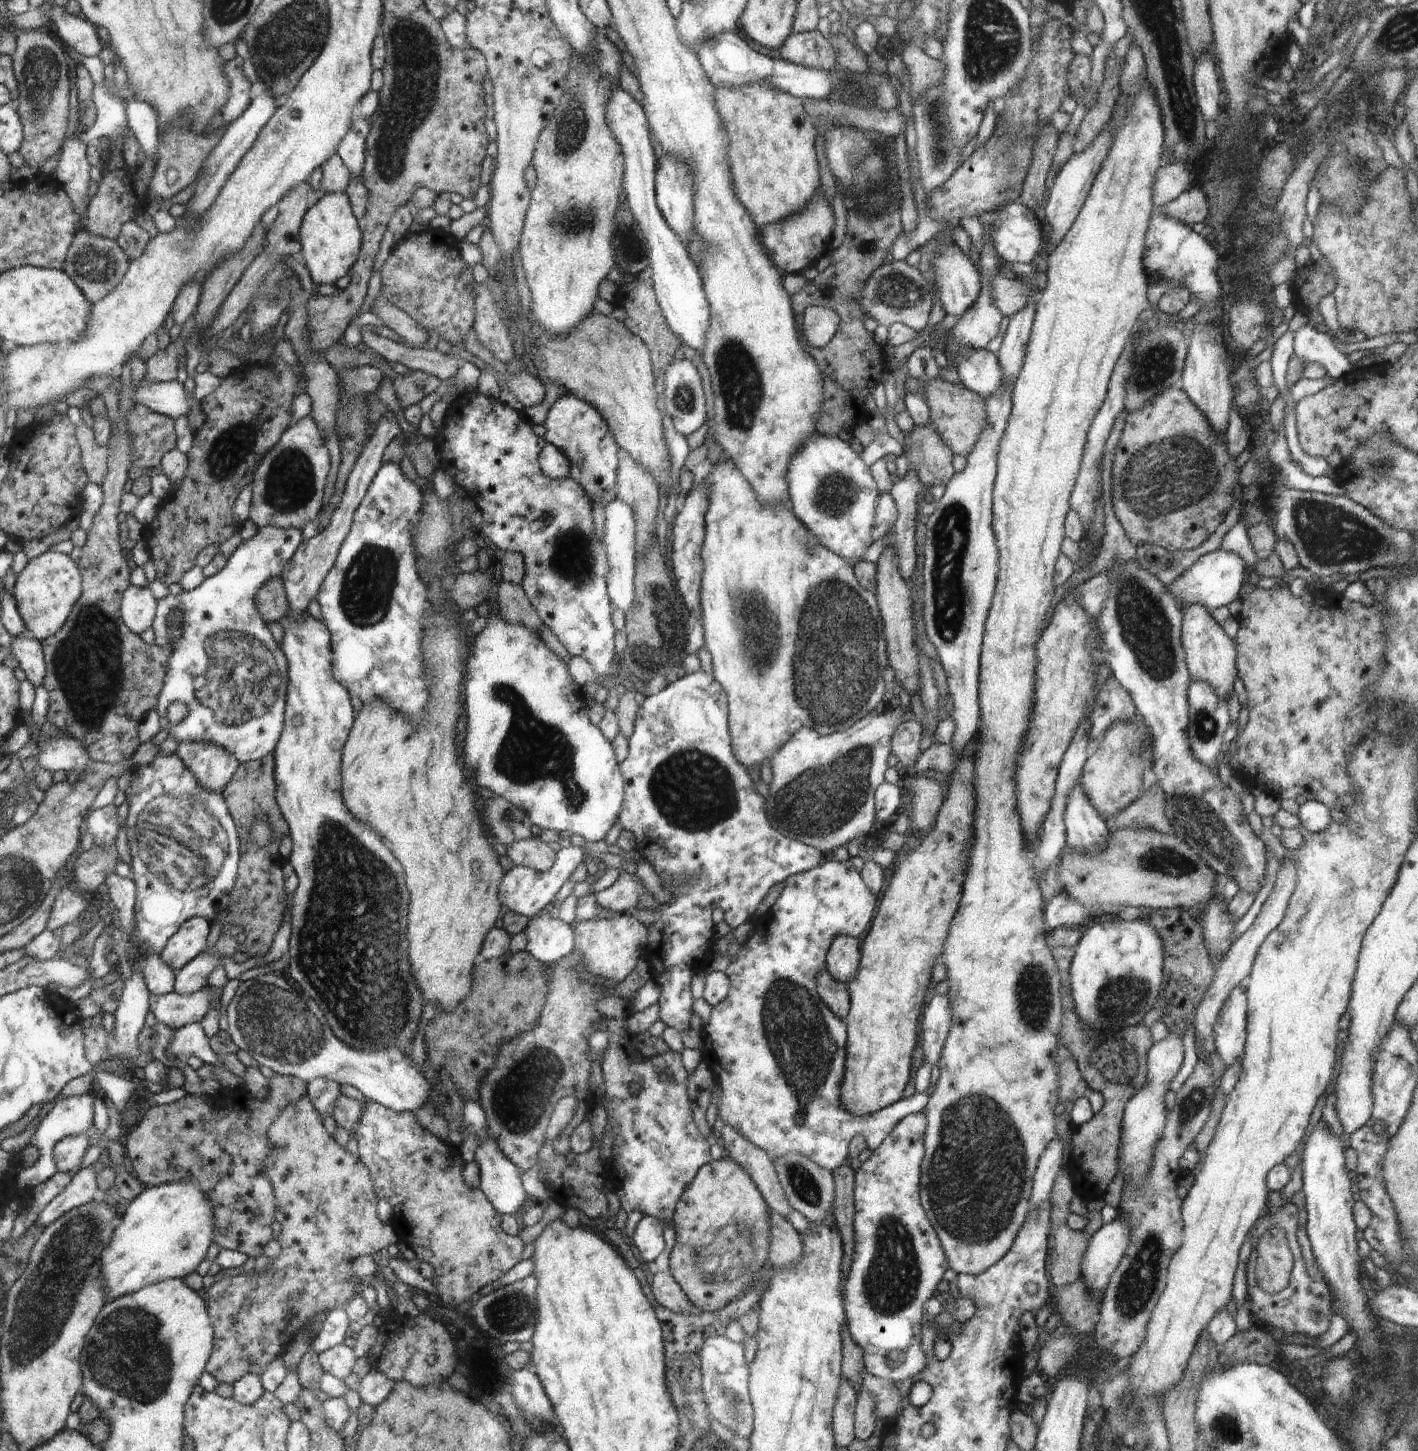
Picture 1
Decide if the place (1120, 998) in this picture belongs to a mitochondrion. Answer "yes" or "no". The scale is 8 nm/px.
yes

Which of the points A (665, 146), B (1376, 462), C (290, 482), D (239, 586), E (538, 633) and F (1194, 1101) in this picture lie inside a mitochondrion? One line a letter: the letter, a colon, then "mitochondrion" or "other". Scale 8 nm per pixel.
A: other
B: mitochondrion
C: mitochondrion
D: other
E: other
F: mitochondrion

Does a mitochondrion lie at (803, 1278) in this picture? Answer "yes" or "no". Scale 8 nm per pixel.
no

